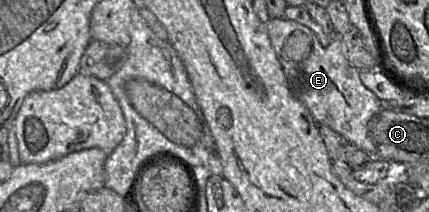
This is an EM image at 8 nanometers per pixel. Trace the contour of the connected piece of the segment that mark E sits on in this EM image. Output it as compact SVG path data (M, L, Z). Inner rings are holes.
M286 18L270 19L266 29L290 91L308 108L316 123L329 126L360 149L376 156L369 124L385 103L362 83L360 71L349 63L342 41L333 40L324 47L311 29ZM291 35L309 35L312 38L312 51L306 59L295 62L283 56L284 44Z

